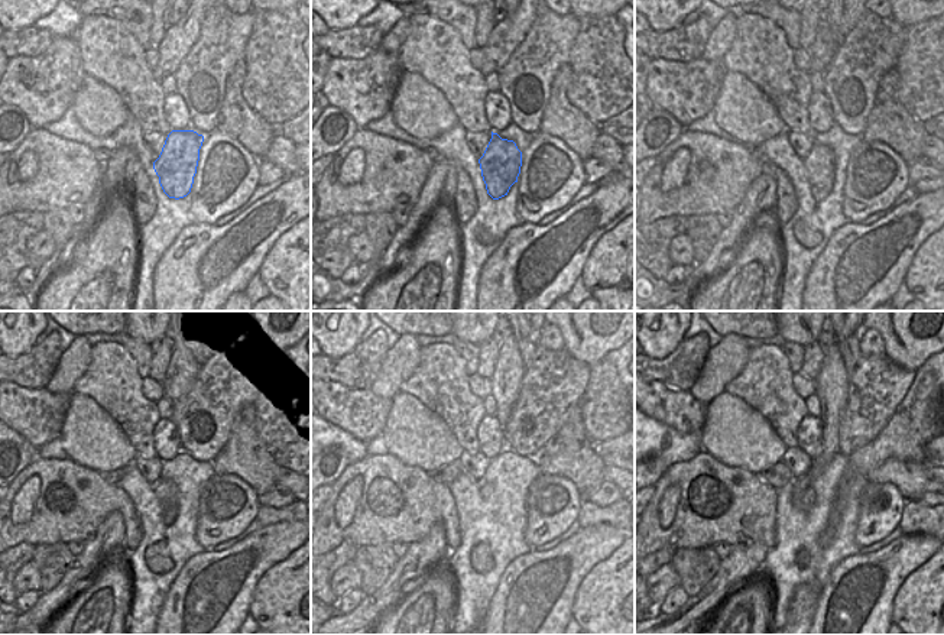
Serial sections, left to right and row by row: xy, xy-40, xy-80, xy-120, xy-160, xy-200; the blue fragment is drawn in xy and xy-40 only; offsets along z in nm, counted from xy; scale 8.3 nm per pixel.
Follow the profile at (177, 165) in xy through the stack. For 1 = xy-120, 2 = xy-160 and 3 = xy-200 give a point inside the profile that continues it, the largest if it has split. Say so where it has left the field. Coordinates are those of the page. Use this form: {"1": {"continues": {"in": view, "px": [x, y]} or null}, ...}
{"1": {"continues": {"in": "xy-120", "px": [166, 493]}}, "2": {"continues": {"in": "xy-160", "px": [486, 489]}}, "3": {"continues": {"in": "xy-200", "px": [807, 499]}}}

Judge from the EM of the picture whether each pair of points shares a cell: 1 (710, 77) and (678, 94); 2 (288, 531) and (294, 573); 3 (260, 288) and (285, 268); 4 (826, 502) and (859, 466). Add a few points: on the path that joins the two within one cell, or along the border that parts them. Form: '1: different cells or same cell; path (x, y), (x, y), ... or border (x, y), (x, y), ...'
1: same cell; path (701, 78), (691, 88), (685, 88)
2: different cells; border (295, 548), (266, 572)
3: different cells; border (258, 272), (271, 294)
4: different cells; border (847, 460), (826, 525)

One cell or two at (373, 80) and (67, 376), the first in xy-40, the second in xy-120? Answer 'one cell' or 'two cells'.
two cells

